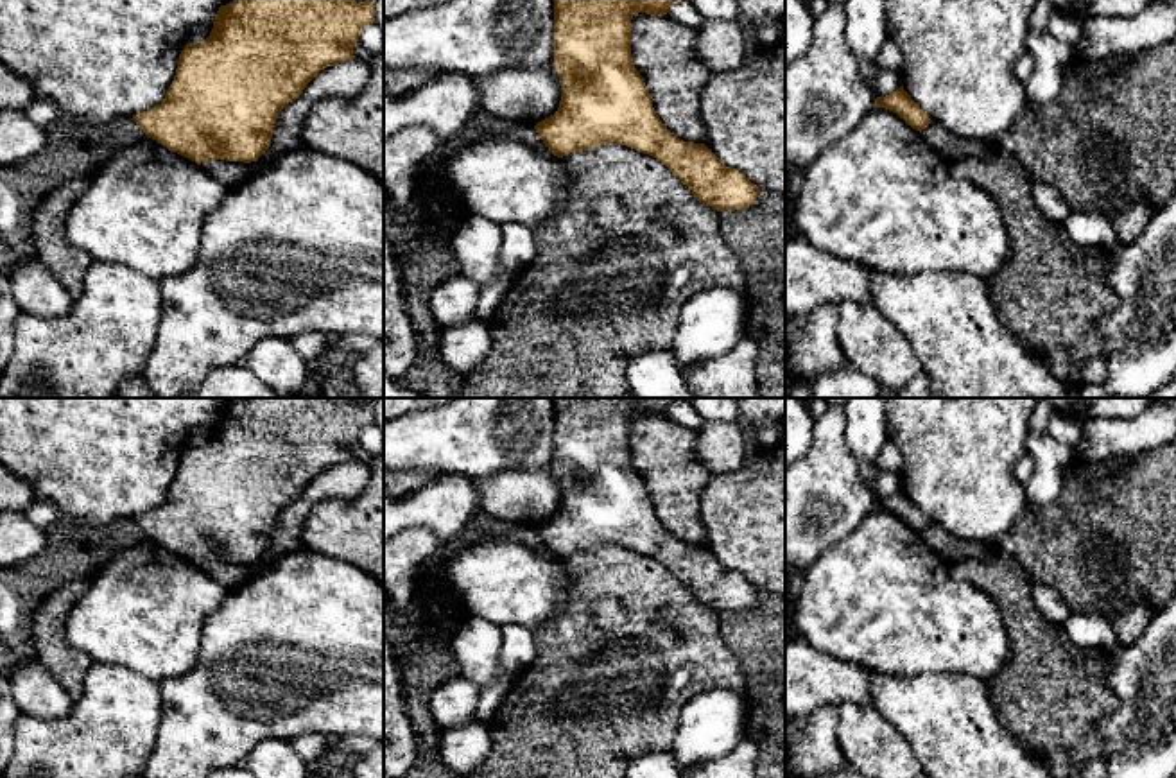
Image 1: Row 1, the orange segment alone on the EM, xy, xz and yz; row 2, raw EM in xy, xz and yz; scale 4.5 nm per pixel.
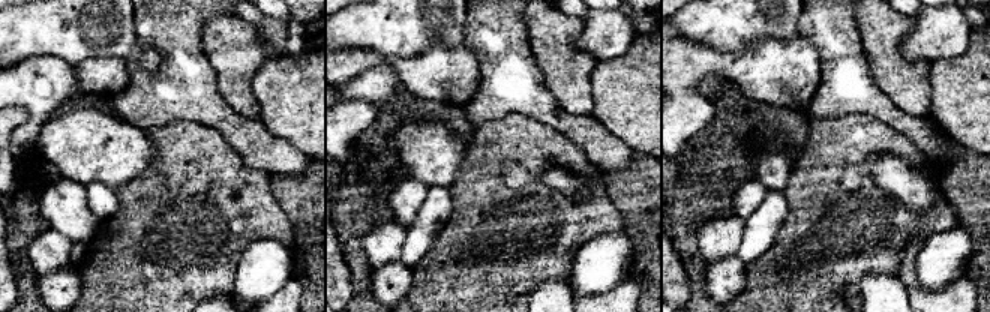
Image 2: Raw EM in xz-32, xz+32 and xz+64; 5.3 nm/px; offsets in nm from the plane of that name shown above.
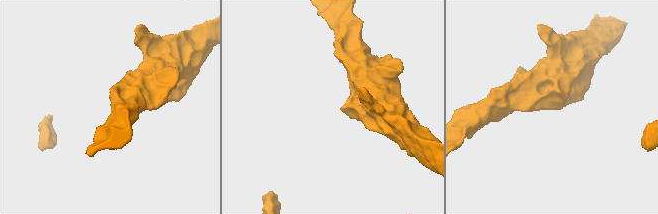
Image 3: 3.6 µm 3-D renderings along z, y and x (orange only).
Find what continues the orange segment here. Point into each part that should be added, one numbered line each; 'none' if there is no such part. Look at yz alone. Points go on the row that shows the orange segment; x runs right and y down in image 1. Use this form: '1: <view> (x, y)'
none

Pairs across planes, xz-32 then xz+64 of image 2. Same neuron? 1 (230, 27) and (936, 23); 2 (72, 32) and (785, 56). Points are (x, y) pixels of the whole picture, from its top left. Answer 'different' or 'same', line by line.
1: different
2: different

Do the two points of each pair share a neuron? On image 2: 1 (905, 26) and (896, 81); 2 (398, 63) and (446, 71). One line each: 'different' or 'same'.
1: same
2: same

